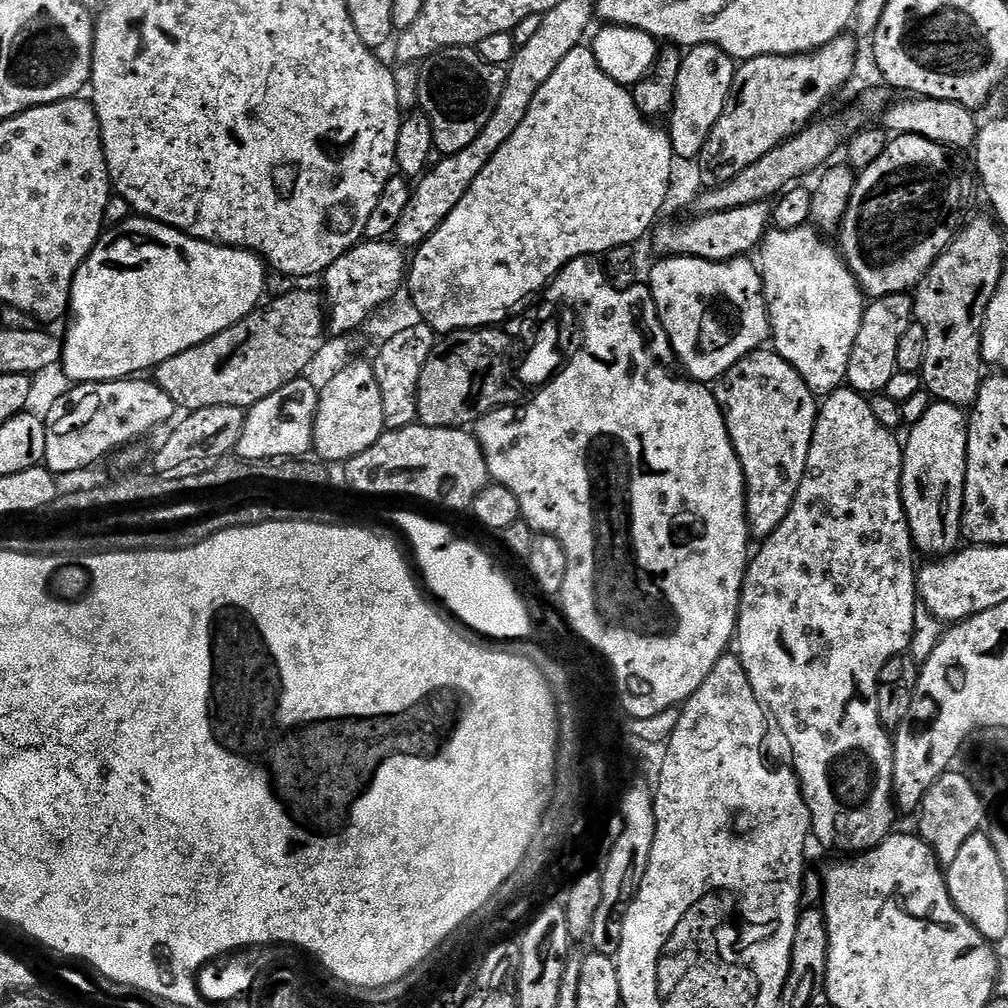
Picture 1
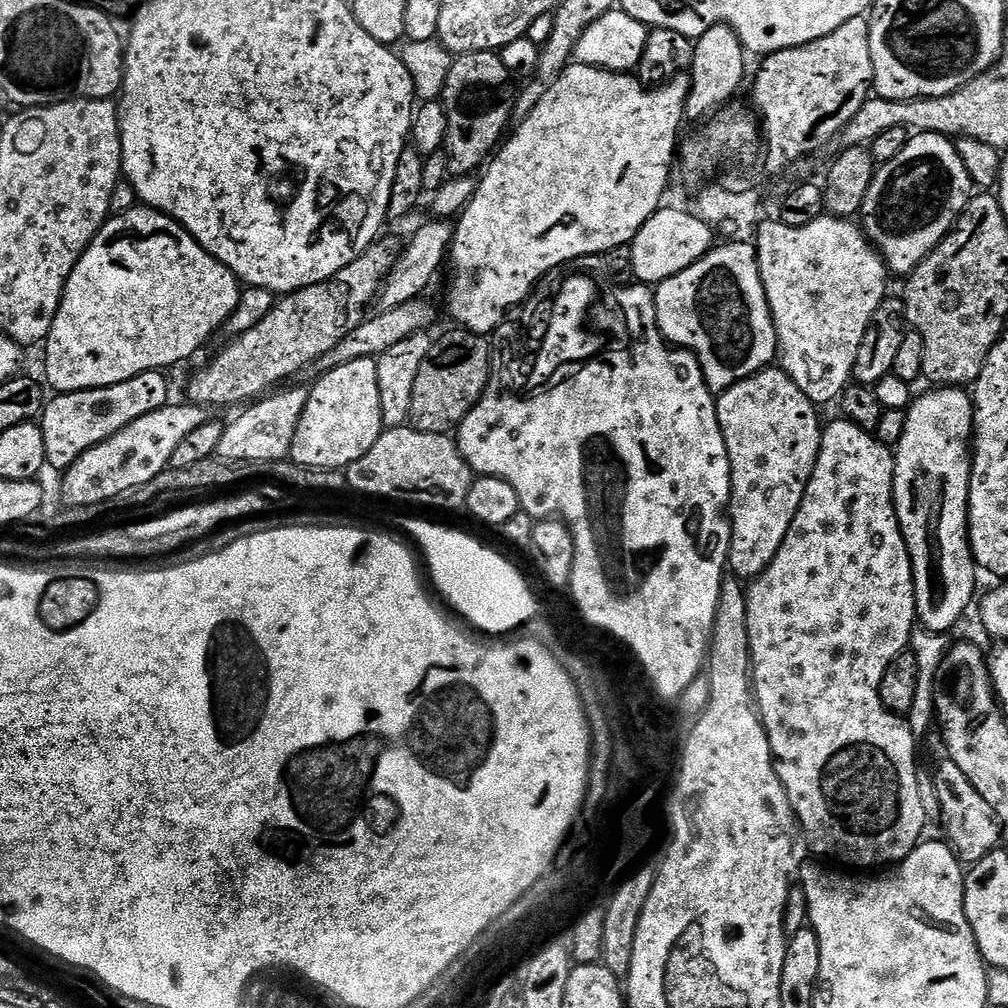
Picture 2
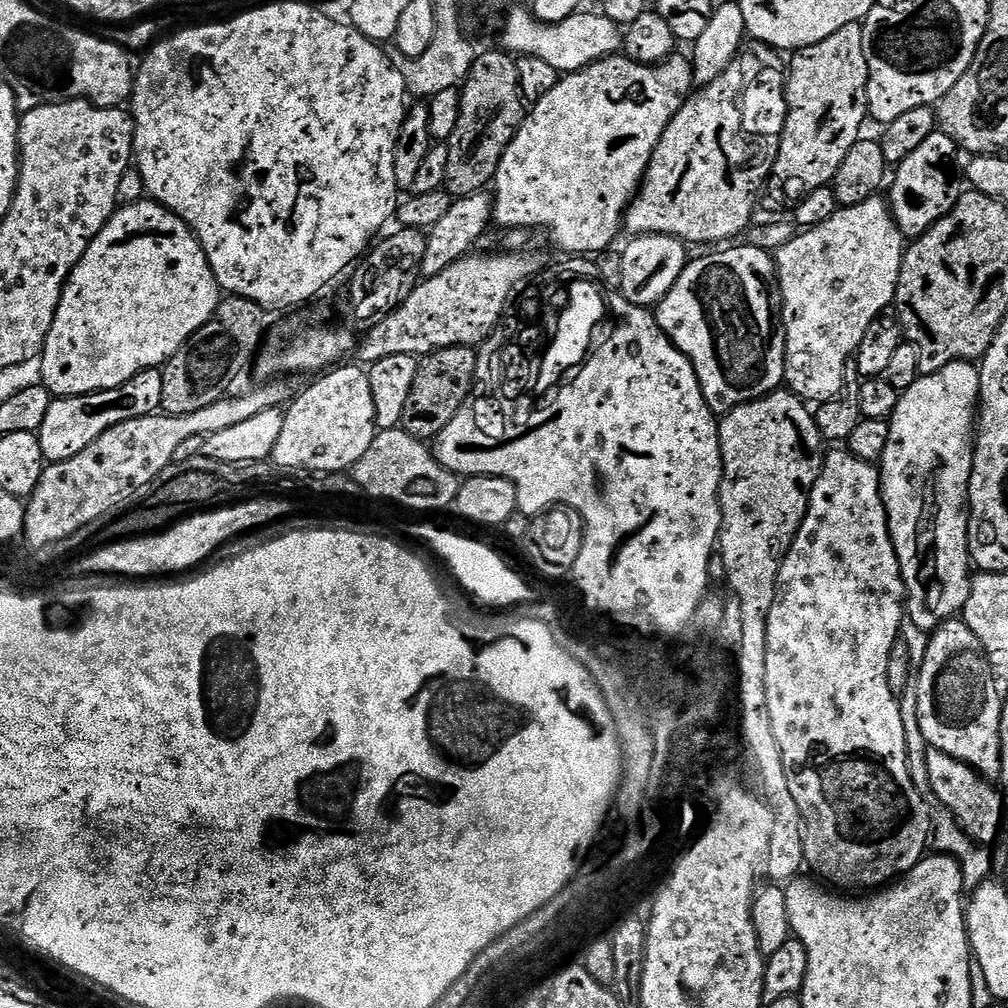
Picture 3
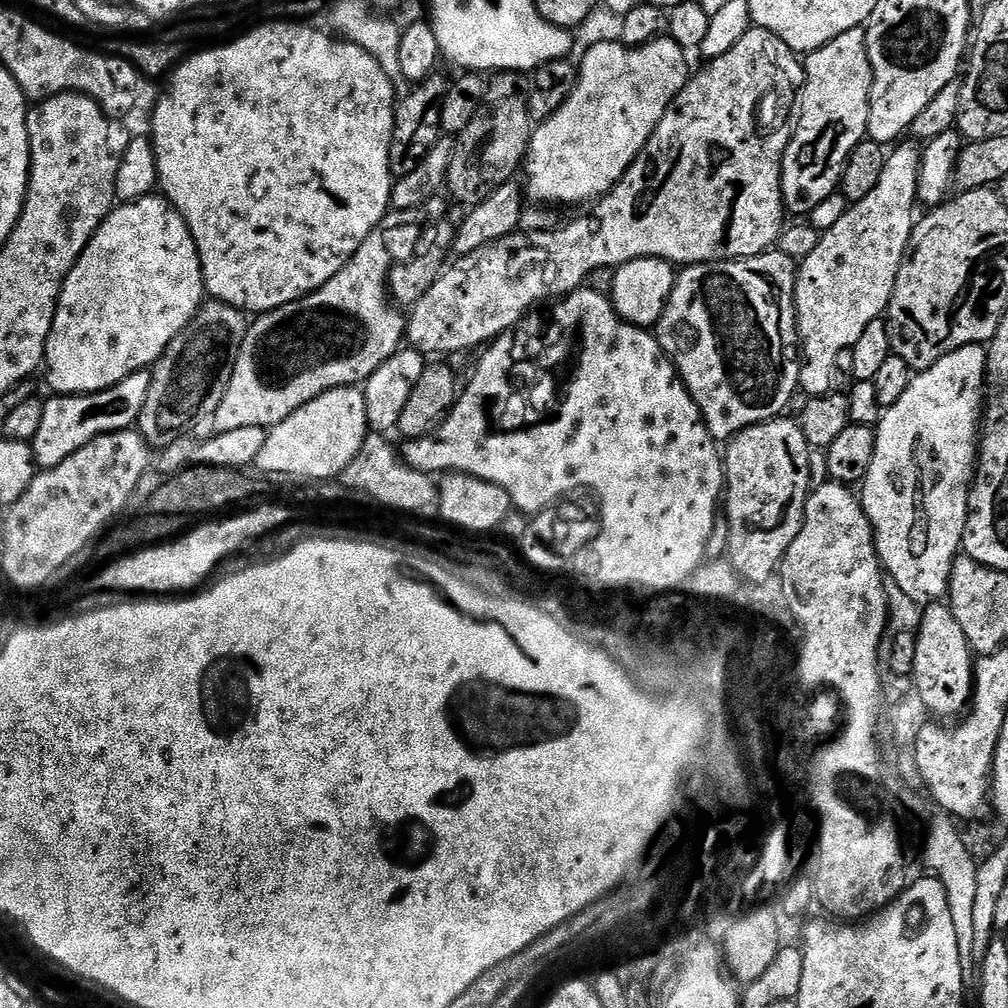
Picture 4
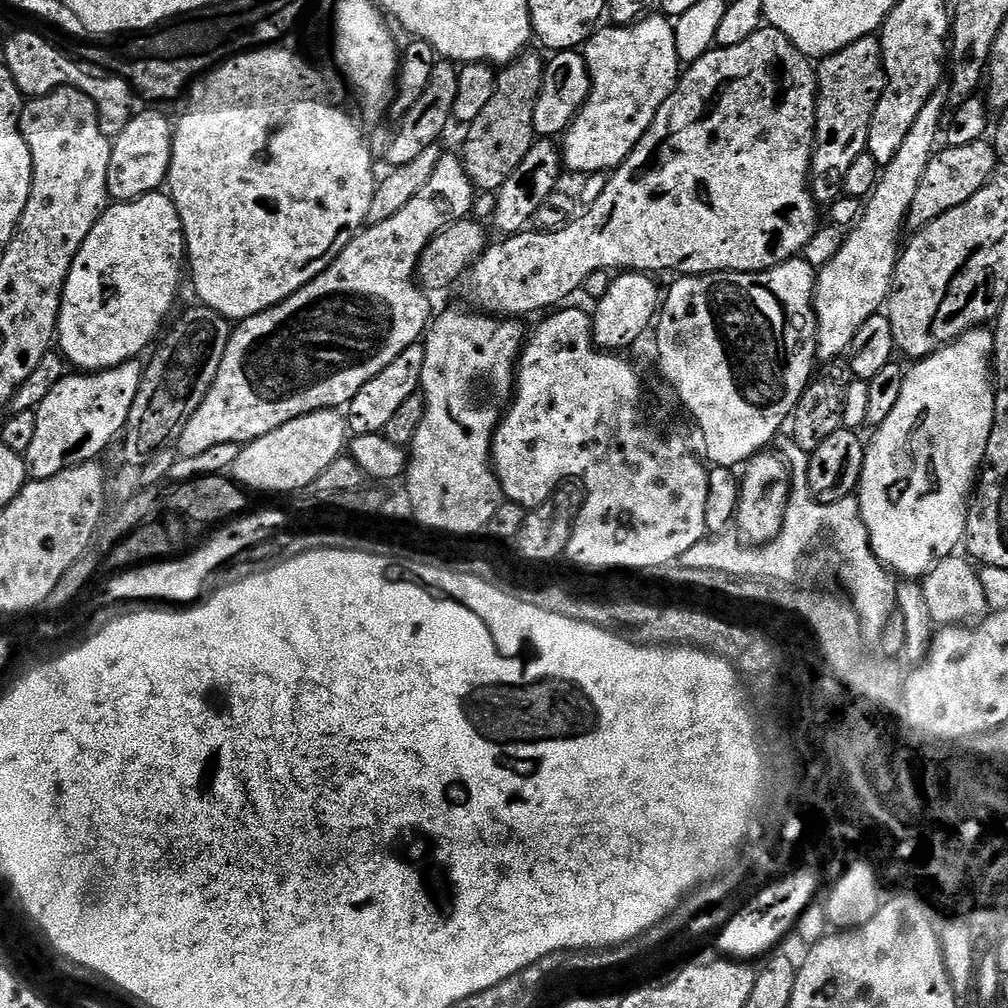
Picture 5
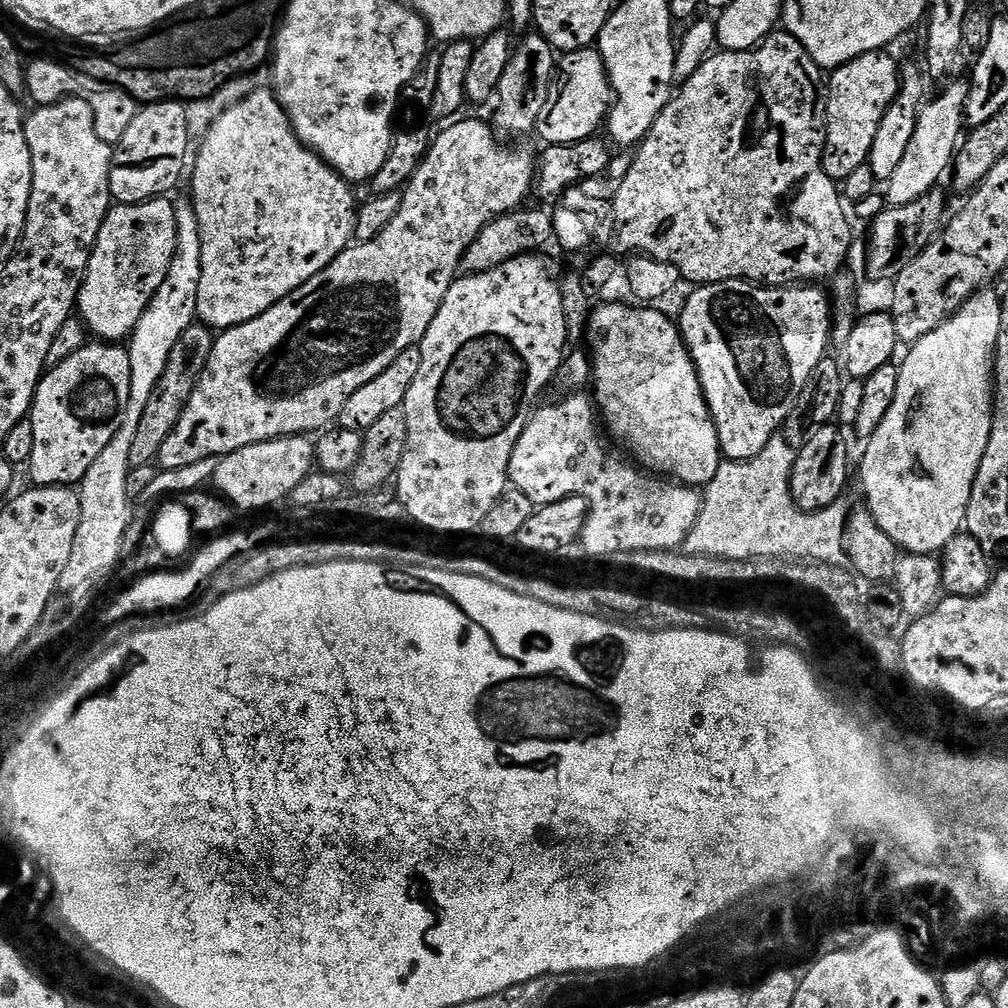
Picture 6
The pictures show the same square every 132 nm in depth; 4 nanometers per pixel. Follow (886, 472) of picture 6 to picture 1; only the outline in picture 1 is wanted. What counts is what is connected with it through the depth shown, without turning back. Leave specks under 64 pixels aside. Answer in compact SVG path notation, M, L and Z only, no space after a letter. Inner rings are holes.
M933 402L922 419L911 425L909 432L912 433L908 441L905 439L902 444L904 469L900 493L912 531L912 543L928 558L943 558L956 552L962 540L960 519L968 465L968 416L963 408Z

